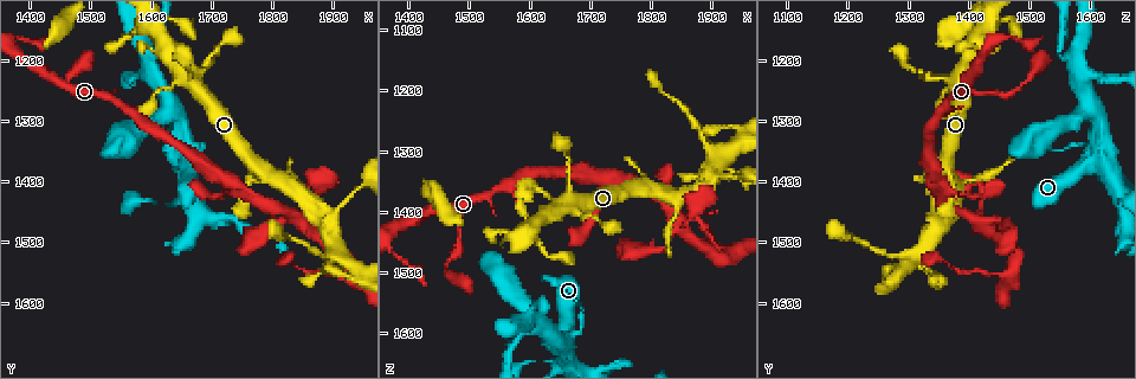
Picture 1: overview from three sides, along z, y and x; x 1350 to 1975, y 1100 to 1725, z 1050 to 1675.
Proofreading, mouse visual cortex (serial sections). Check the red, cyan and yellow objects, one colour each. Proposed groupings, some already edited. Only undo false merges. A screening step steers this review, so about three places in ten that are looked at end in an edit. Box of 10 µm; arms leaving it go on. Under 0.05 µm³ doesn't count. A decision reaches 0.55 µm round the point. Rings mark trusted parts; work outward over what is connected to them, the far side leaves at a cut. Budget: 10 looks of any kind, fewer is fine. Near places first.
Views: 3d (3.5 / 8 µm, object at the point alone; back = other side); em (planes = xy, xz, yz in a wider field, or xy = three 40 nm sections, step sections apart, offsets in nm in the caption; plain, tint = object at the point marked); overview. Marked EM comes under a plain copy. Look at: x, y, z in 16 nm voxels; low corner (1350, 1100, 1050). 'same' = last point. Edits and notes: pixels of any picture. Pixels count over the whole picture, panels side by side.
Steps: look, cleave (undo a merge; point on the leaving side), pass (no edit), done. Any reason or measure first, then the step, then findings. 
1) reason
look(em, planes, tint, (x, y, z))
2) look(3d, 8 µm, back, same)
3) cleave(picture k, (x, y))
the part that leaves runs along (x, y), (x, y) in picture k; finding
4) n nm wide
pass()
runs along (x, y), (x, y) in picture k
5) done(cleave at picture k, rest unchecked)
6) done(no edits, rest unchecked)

four arms meet
look(3d, 3.5 µm, (1595, 1200, 1575))

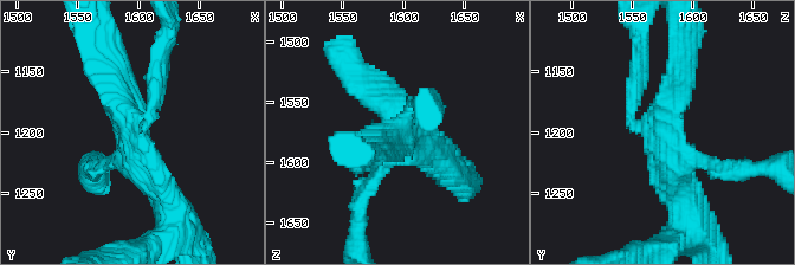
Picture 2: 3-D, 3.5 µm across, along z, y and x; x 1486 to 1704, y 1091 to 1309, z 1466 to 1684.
4 arms; arms of 200, 200, 400, 400 nm; need the tissue
look(em, xy, step 1, tint, (1600, 1202, 1572))

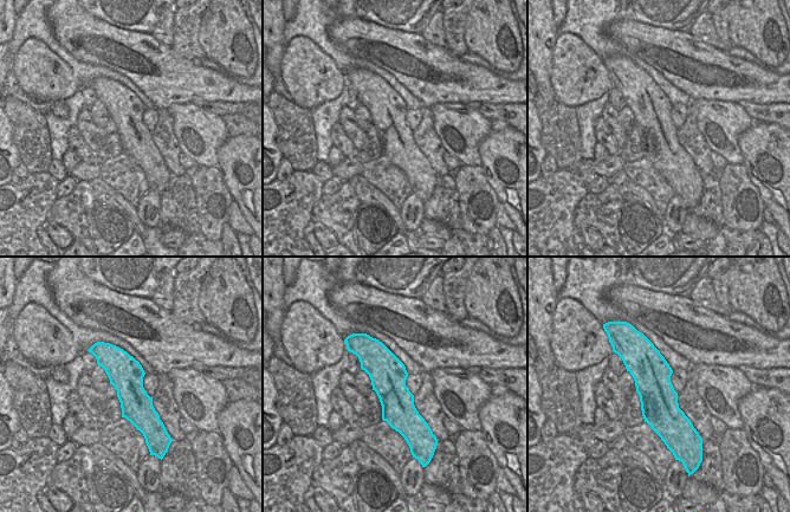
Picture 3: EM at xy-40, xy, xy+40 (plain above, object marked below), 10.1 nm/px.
pass()
runs along (168, 198), (105, 68) in picture 2; all the same cell

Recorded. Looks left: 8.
thin arm on a thick one
look(3d, 3.5 µm, (1660, 1235, 1380))

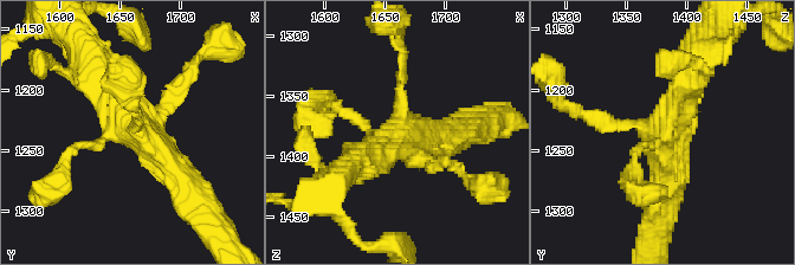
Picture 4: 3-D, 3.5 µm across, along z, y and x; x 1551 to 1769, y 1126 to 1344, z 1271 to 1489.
now the EM
look(em, xy, step 5, tint, (1664, 1232, 1382))

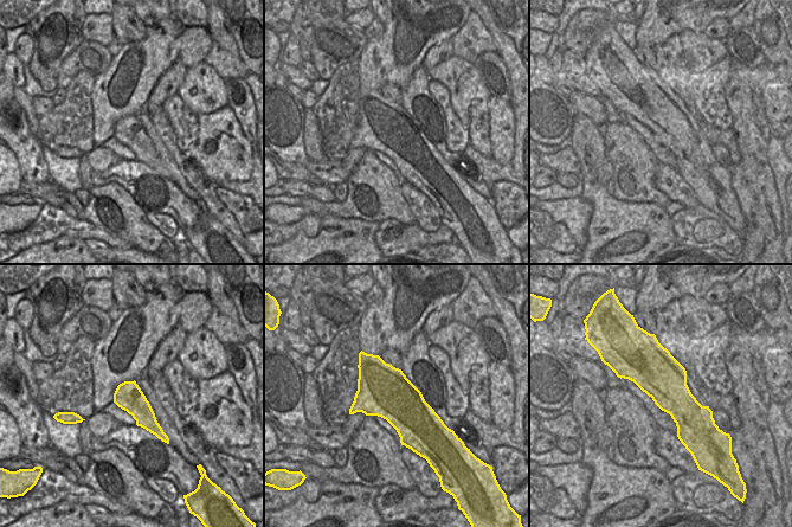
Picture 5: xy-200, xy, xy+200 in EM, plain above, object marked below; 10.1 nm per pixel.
pass()
runs along (191, 192), (92, 72) in picture 4; all the same cell

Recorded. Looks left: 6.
calibre changes
look(3d, 3.5 µm, back, (1885, 1525, 1275))

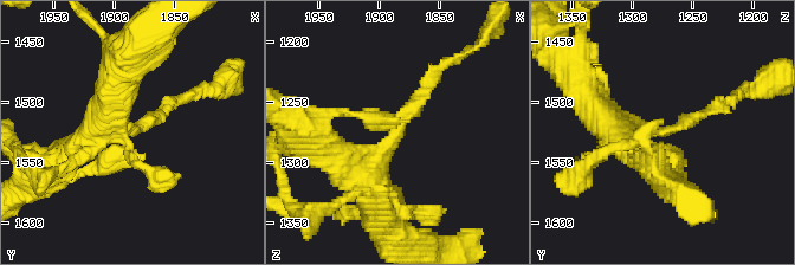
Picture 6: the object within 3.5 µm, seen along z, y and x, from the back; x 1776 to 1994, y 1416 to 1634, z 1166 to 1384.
look(em, xy, step 2, tint, (1886, 1526, 1274))

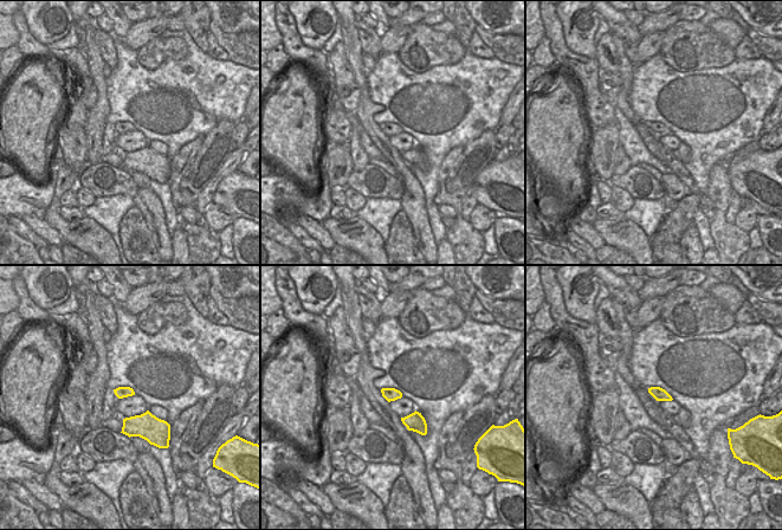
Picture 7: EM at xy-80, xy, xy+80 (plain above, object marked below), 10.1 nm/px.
arms of 150, 400 nm
pass()
runs along (375, 194), (379, 152), (433, 73) in picture 6; continuous, no second cell

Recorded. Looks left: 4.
side arm on a straight run
look(3d, 3.5 µm, back, (1925, 1545, 1475))

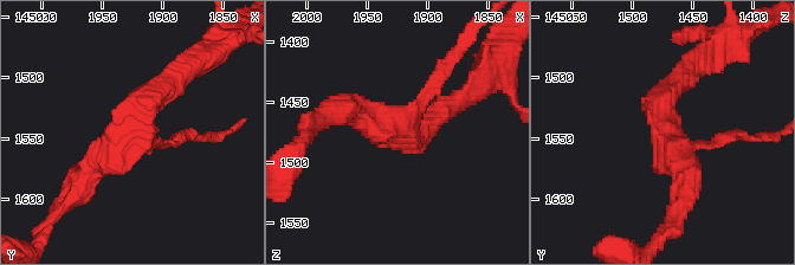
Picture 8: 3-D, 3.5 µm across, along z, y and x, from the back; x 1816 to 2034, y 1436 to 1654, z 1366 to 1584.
3 arms; arms of 100, 300, 350 nm
look(em, xy, step 5, tint, (1922, 1544, 1472))

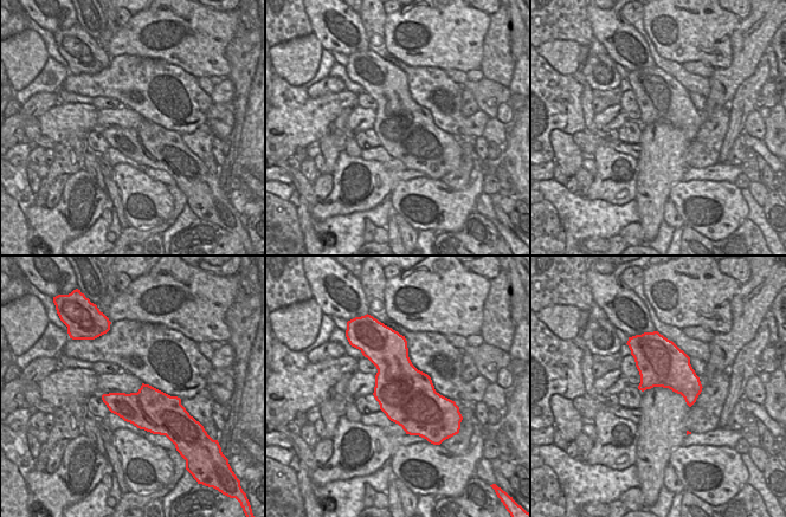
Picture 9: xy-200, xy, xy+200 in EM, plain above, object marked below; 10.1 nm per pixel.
600 nm wide
cleave(picture 8, (448, 66))
the part that leaves runs along (424, 97), (470, 31) in picture 8; two cells meet here

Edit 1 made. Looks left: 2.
done(cleave at picture 8, rest unchecked)

